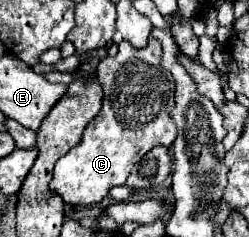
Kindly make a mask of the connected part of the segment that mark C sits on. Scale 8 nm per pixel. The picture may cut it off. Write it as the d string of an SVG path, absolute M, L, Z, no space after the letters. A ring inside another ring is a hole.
M149 37L147 47L143 49L131 49L127 41L119 43L119 51L115 57L103 57L97 65L97 79L103 85L103 107L99 115L85 127L81 143L71 149L67 155L63 155L55 165L55 175L51 179L51 191L57 193L67 205L73 207L91 207L105 199L115 185L125 185L125 179L131 173L131 167L153 147L165 145L169 147L177 137L177 127L171 121L169 111L173 109L173 93L175 93L175 81L171 75L159 67L161 59L161 45L155 41L155 37Z

